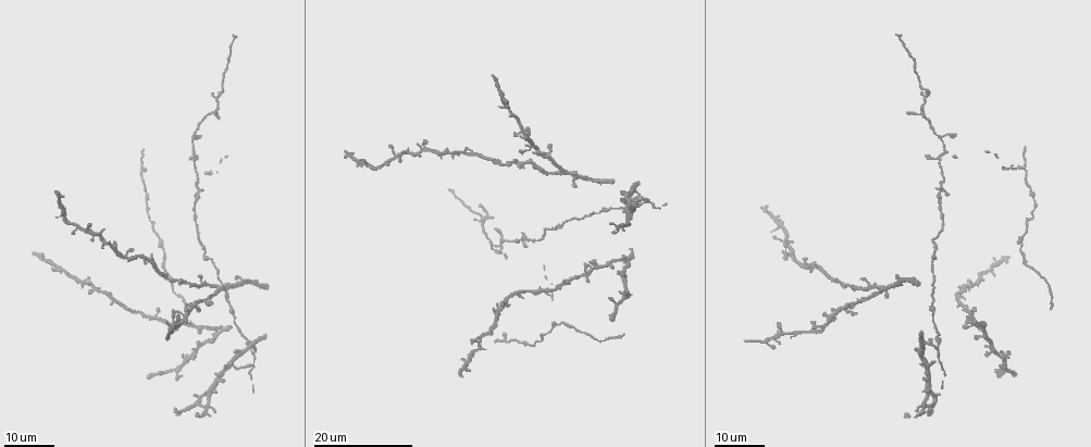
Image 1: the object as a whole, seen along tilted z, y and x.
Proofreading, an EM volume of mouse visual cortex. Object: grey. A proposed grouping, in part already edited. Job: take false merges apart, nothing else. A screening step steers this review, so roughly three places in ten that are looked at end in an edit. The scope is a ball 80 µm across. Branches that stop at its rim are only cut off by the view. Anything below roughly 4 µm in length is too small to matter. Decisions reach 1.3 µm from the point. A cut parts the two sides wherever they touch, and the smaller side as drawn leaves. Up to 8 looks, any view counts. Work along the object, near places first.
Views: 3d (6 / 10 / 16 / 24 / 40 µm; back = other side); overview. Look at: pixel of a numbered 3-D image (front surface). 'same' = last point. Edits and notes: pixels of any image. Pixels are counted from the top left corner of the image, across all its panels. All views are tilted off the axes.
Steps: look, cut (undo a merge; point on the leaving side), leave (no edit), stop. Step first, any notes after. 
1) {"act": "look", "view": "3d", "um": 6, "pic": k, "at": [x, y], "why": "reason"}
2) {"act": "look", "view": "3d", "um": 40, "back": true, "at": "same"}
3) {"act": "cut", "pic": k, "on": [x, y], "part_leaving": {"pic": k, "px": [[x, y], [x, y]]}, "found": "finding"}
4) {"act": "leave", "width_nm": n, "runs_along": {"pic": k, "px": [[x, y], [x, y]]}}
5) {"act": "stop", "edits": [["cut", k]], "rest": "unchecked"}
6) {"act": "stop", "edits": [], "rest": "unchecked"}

{"act": "look", "view": "3d", "um": 24, "pic": 1, "at": [923, 112], "why": "four-way junction"}

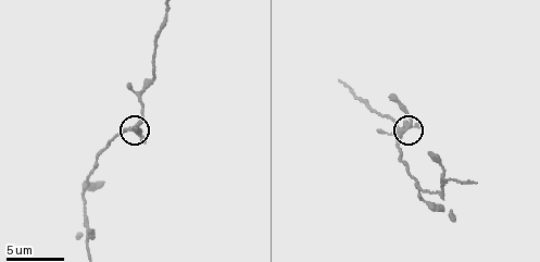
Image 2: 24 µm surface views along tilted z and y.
{"act": "look", "view": "3d", "um": 6, "pic": 2, "at": [408, 124]}

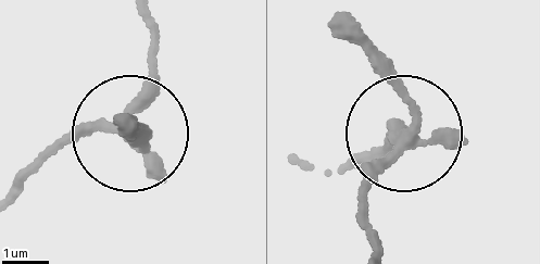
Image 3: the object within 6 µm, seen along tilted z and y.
{"act": "leave", "runs_along": {"pic": 3, "px": [[12, 195], [88, 134], [148, 148], [130, 132]]}, "found": "all the same neuron"}

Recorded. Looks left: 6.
{"act": "look", "view": "3d", "um": 16, "pic": 1, "at": [1007, 354]}

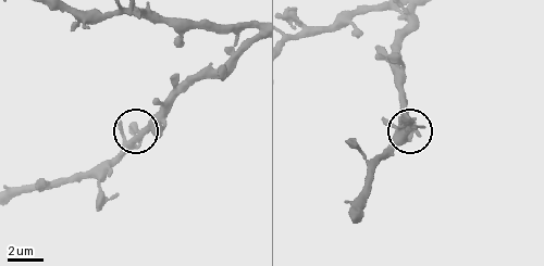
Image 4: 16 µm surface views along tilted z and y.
{"act": "look", "view": "3d", "um": 10, "at": "same", "why": "closer look"}

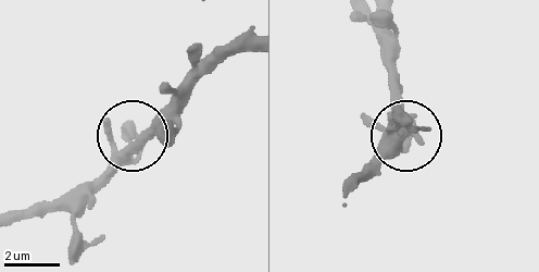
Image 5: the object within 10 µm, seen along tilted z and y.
{"act": "leave", "found": "all the same neuron"}

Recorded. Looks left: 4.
{"act": "look", "view": "3d", "um": 24, "pic": 1, "at": [255, 354], "why": "three arms meet"}

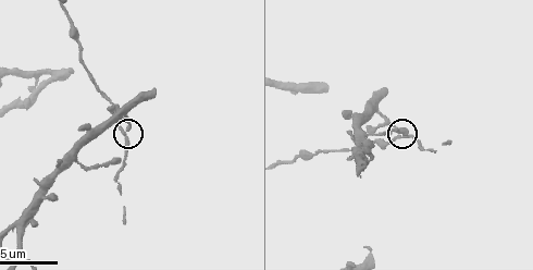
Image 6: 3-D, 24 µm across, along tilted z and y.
{"act": "look", "view": "3d", "um": 10, "pic": 6, "at": [400, 135]}

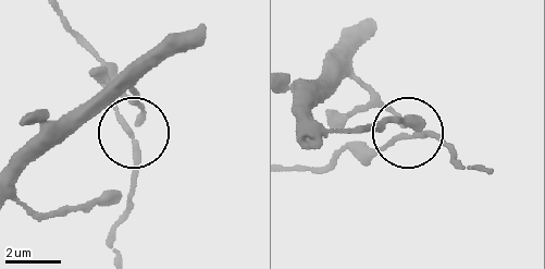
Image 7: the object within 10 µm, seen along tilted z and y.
{"act": "leave", "arms": 3, "runs_along": {"pic": 7, "px": [[61, 19], [102, 61], [115, 110], [133, 138], [129, 207]]}, "found": "all the same neuron"}

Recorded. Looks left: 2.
{"act": "look", "view": "3d", "um": 16, "pic": 1, "at": [942, 184], "why": "narrows sharply"}

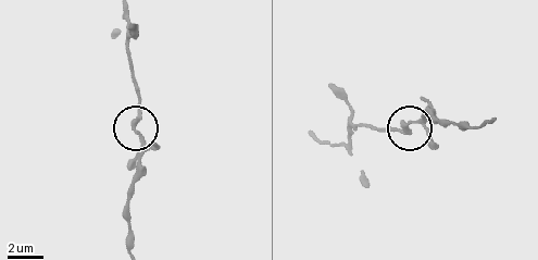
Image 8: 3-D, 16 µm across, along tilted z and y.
{"act": "look", "view": "3d", "um": 10, "pic": 8, "at": [142, 136], "why": "closer look"}

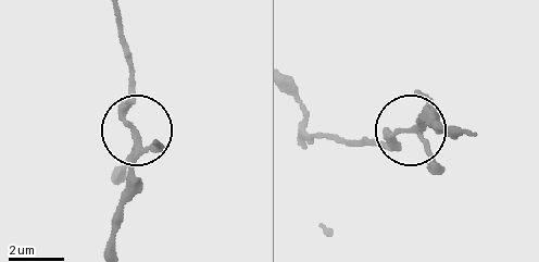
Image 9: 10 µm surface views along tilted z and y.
{"act": "leave", "width_nm": 220, "runs_along": {"pic": 9, "px": [[113, 247], [135, 142], [127, 94], [132, 54]]}, "found": "one neuron here"}

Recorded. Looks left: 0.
{"act": "stop", "edits": [], "rest": "unchecked"}

